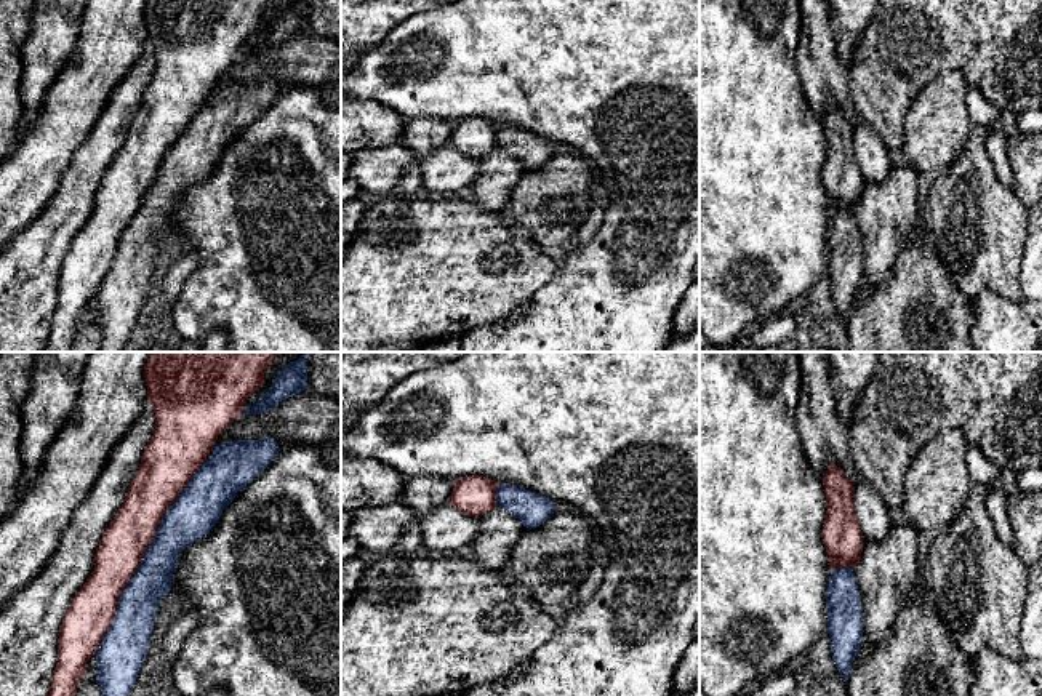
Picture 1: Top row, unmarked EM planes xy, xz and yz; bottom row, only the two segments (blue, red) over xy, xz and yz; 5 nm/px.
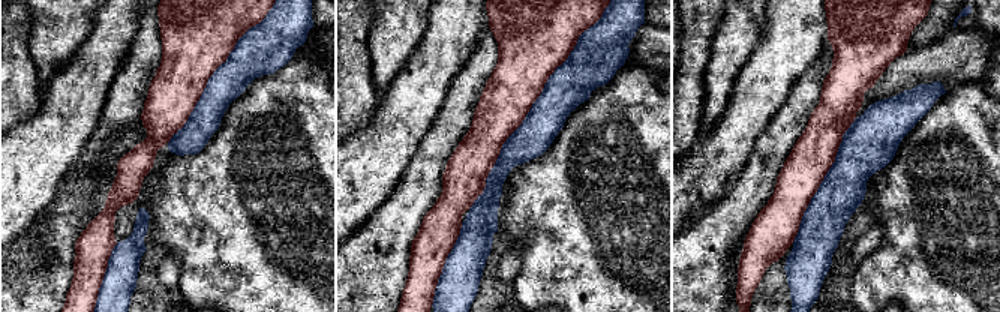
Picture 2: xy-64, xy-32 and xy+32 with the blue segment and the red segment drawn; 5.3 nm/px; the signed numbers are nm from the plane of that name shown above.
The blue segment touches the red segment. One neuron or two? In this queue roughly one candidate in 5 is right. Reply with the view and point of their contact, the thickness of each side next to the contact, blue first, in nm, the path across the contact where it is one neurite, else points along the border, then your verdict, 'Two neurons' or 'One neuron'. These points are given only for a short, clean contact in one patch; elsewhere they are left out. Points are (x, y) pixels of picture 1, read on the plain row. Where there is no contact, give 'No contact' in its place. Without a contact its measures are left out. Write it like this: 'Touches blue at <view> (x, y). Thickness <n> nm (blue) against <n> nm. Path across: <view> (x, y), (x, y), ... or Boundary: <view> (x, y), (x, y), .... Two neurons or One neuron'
Touches blue at xy (143, 199). Thickness 200 nm (blue) against 220 nm. Two neurons

